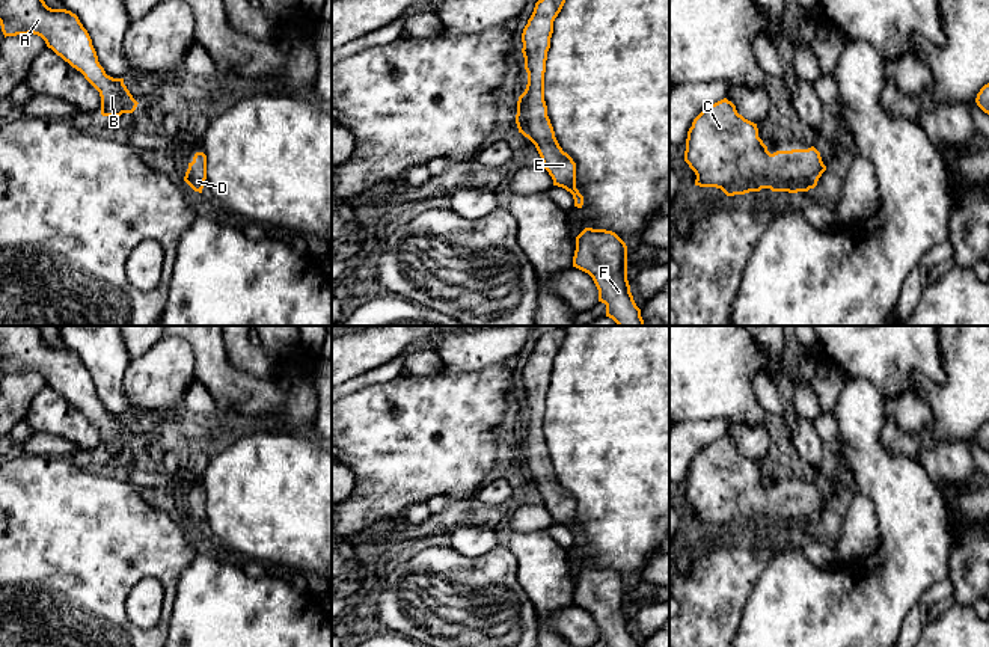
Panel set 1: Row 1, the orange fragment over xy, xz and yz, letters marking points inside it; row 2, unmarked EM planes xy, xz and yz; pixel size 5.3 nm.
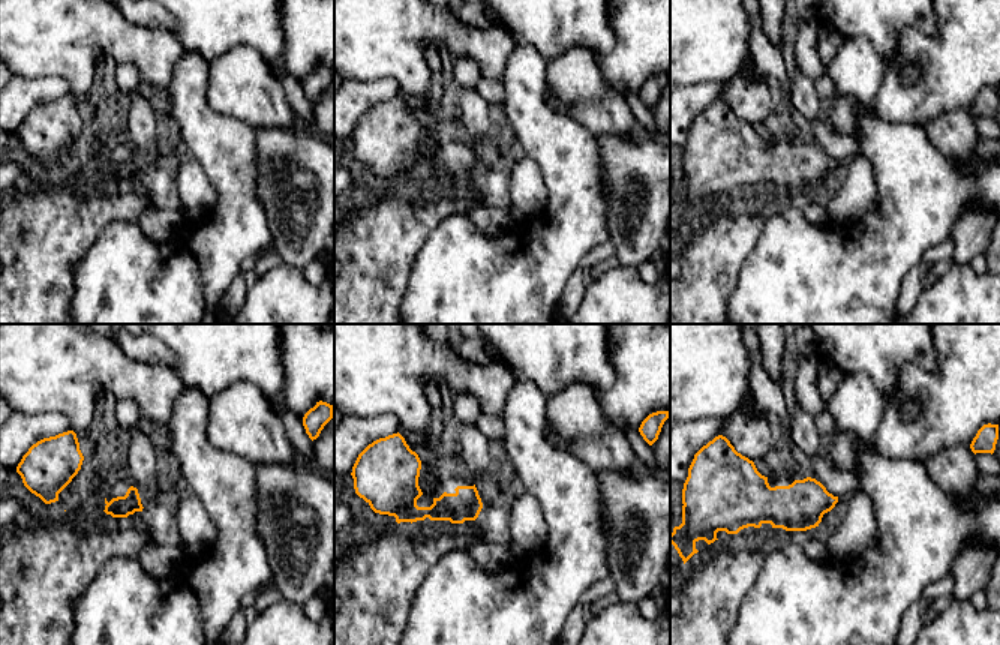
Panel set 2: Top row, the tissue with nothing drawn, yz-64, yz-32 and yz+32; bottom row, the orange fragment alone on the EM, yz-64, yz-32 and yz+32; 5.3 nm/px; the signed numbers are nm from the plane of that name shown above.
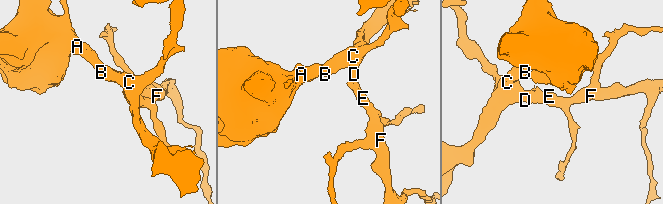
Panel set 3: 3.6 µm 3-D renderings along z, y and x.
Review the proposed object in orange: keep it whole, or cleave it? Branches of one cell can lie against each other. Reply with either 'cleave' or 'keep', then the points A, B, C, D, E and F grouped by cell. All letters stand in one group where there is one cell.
keep; A B C D E F

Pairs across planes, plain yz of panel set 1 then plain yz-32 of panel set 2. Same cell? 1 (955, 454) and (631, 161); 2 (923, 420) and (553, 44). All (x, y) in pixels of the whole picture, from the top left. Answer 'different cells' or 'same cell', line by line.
1: different cells
2: different cells

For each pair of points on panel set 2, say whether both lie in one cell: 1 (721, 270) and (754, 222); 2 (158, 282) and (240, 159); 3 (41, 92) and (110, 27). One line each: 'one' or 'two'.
1: one
2: one
3: two

